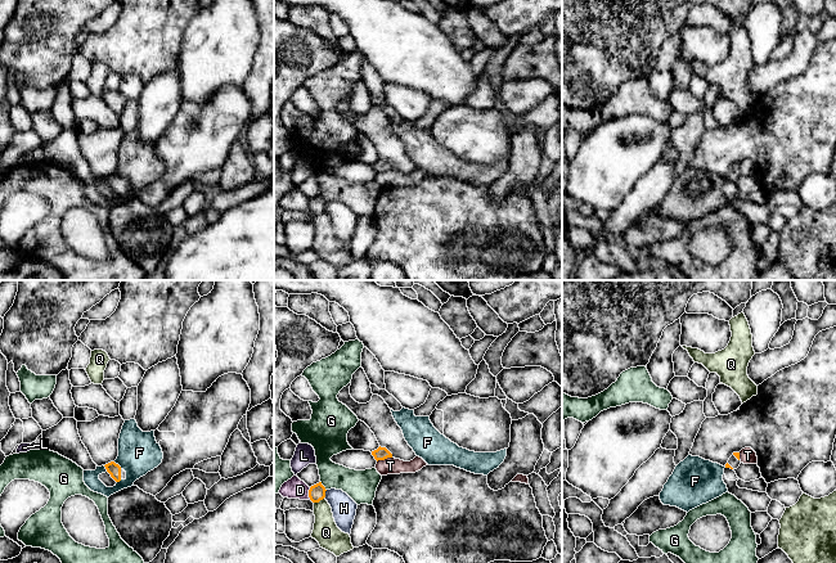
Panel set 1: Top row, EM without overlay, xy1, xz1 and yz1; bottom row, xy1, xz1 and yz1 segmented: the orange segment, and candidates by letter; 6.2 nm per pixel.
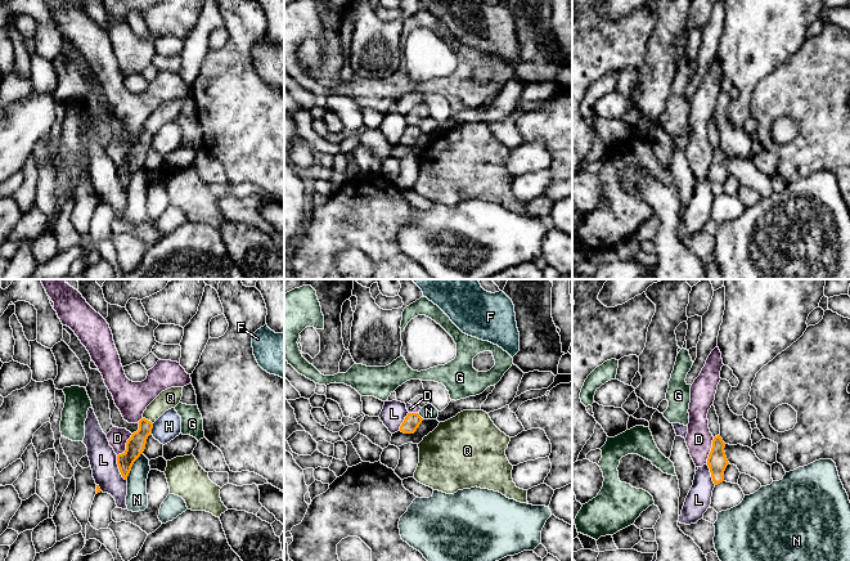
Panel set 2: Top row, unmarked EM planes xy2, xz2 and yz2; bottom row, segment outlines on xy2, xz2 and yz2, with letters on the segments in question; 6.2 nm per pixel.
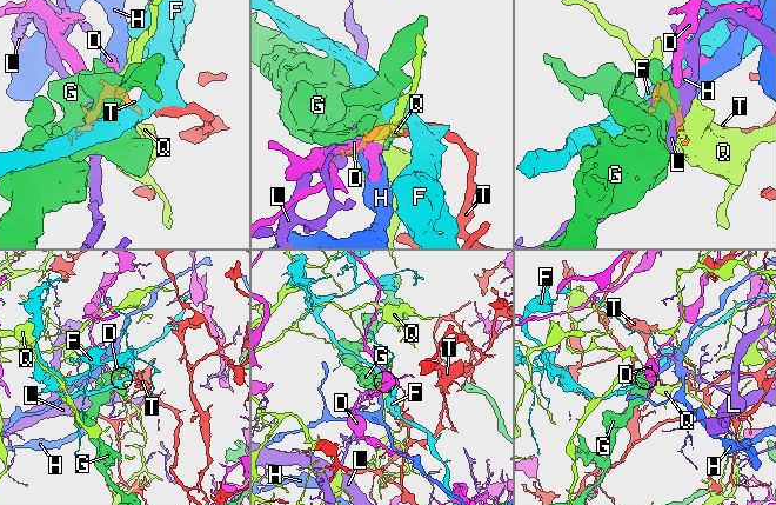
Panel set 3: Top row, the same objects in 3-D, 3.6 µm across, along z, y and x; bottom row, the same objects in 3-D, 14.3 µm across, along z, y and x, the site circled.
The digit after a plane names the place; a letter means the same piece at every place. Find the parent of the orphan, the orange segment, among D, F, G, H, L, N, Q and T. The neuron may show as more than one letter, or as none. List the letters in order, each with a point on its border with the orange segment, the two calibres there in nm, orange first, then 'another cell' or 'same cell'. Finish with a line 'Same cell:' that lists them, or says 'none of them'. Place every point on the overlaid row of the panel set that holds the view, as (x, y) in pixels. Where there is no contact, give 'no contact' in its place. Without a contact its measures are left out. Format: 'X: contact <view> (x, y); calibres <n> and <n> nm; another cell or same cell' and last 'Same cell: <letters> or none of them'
D: contact xy2 (126, 445); calibres 120 and 120 nm; another cell
F: contact xy1 (117, 464); calibres 80 and 260 nm; another cell
G: contact xz1 (323, 486); calibres 110 and 190 nm; another cell
H: contact xy2 (152, 427); calibres 120 and 160 nm; another cell
L: contact xy2 (118, 467); calibres 120 and 170 nm; another cell
N: contact xy2 (131, 466); calibres 120 and 140 nm; another cell
Q: contact xz1 (318, 501); calibres 110 and 160 nm; another cell
T: contact xz1 (383, 459); calibres 80 and 110 nm; another cell
Same cell: none of them

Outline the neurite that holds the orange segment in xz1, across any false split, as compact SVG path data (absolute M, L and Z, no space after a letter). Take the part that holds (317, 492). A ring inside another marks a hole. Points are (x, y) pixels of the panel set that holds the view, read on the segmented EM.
M322 482L314 485L309 490L309 497L313 503L319 503L325 497L325 487L322 485Z

